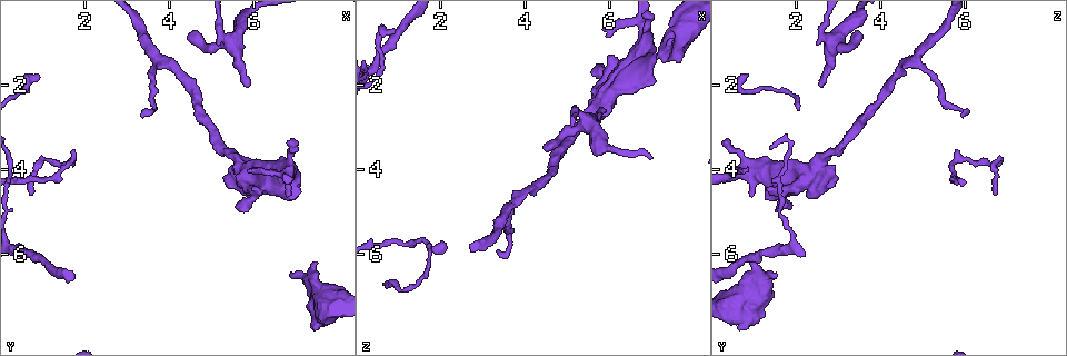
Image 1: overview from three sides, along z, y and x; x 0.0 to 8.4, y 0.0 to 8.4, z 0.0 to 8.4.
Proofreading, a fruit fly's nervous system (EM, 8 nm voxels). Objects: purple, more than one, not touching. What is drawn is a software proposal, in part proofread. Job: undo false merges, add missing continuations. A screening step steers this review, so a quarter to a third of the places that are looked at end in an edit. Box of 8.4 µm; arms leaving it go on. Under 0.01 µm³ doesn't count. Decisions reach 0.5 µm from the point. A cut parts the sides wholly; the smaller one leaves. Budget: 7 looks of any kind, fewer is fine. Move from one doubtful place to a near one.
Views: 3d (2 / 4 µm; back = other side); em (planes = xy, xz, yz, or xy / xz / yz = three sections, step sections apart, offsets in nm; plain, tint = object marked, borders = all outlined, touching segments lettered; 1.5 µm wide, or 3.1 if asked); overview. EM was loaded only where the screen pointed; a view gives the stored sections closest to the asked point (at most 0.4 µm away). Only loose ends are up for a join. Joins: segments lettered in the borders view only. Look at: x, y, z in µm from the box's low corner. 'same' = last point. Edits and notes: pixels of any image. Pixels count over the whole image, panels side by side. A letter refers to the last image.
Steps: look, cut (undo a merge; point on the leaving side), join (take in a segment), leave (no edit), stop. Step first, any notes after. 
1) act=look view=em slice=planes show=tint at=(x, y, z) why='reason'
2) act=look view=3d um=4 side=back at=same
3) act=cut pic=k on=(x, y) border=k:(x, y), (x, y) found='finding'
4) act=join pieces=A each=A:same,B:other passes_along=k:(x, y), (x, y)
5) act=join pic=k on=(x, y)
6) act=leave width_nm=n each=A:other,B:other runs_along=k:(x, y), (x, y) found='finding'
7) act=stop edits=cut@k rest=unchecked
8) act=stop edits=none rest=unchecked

act=look view=3d um=2 at=(5.75, 2.10, 2.60) why='tapers out'

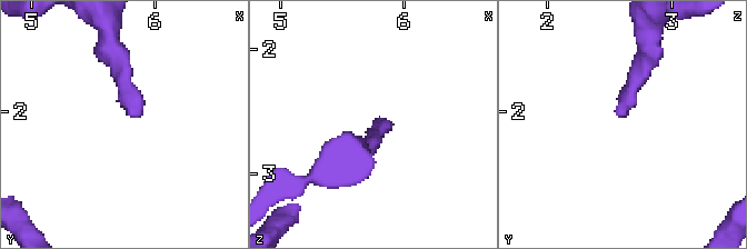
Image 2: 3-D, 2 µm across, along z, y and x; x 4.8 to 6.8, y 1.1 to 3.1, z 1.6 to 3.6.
act=look view=em slice=xy step=4 show=tint at=(5.76, 2.04, 2.58) why='shape alone is not enough'

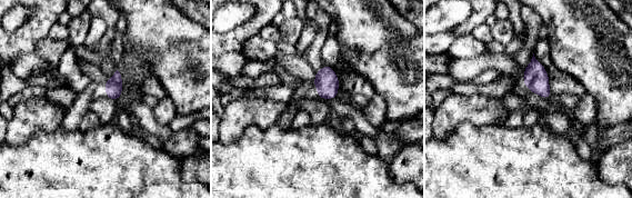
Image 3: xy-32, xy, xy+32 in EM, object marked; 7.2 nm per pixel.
act=look view=em slice=planes show=borders at=same why='another direction'

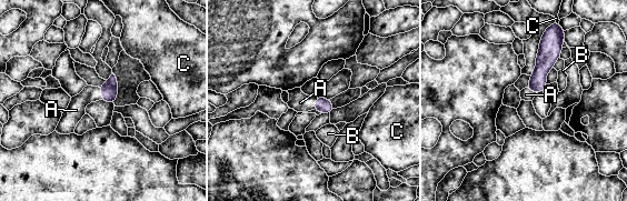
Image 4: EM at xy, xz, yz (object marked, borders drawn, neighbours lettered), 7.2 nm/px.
act=join pieces=A width_nm=110 each=A:same,B:other,C:other passes_along=4:(109, 90), (101, 92), (76, 110) found='the neuron continues'

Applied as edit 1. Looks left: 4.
act=look view=em slice=planes show=borders at=(5.95, 4.05, 0.85) why='free end'

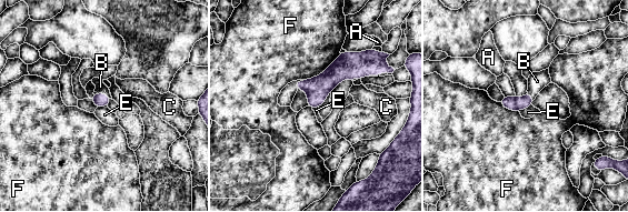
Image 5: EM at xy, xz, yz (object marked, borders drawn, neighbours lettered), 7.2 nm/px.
act=join pieces=B each=A:other,B:same,C:other,E:other,F:other passes_along=5:(99, 100), (101, 93), (100, 87) found='the neuron continues'

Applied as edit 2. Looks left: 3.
act=look view=em um=3.1 slice=planes show=borders at=(7.50, 7.80, 0.60) why='an open end'

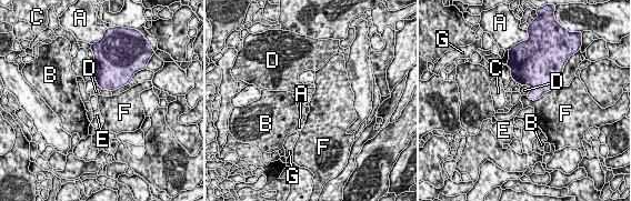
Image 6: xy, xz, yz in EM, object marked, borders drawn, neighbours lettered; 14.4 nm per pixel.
act=leave each=A:other,B:other,C:other,D:other,E:other,F:other,G:other border=6:(560, 86), (534, 100), (526, 96) found='none of them fits'

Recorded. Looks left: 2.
act=stop edits=join@4,join@5 rest=unchecked

